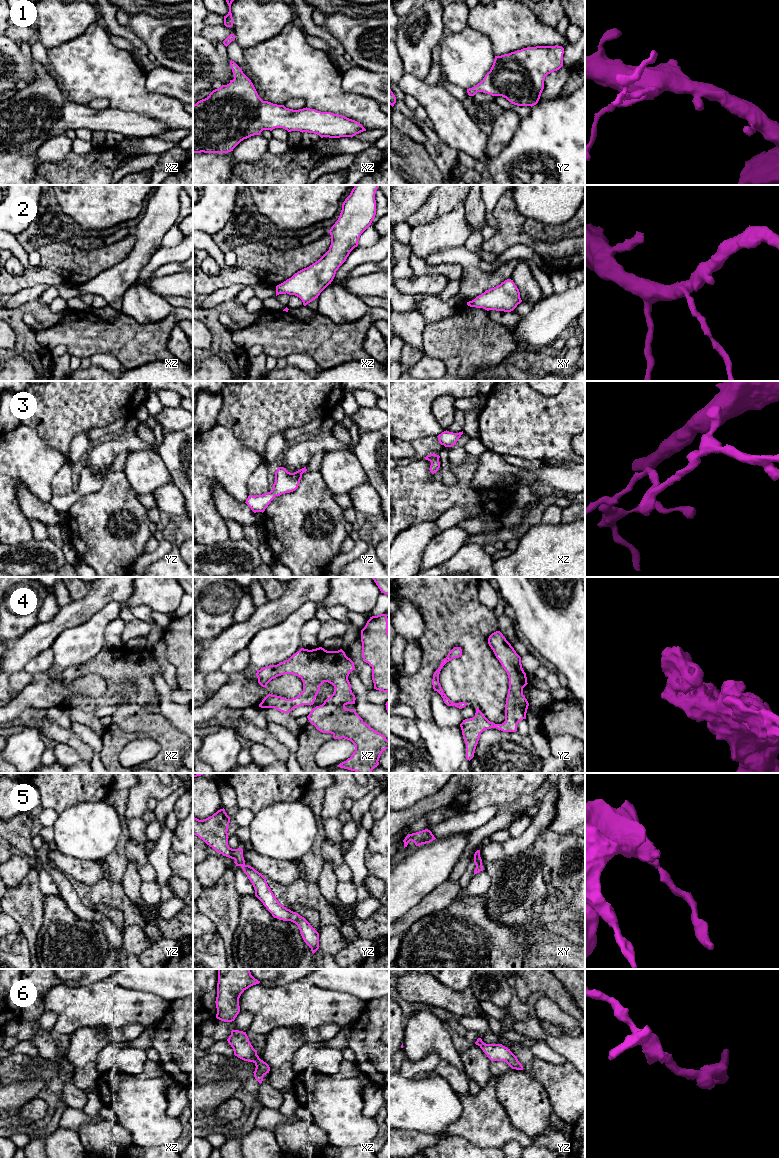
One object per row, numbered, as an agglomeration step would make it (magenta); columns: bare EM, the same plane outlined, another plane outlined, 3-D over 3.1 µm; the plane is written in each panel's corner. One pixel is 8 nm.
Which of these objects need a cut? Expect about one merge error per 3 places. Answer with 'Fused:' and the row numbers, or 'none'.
Fused: none

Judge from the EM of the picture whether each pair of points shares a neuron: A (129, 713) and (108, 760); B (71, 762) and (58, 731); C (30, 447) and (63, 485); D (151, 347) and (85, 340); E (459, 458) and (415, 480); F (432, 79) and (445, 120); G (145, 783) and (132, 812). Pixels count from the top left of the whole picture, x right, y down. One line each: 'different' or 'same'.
A: same
B: different
C: different
D: same
E: different
F: different
G: same

